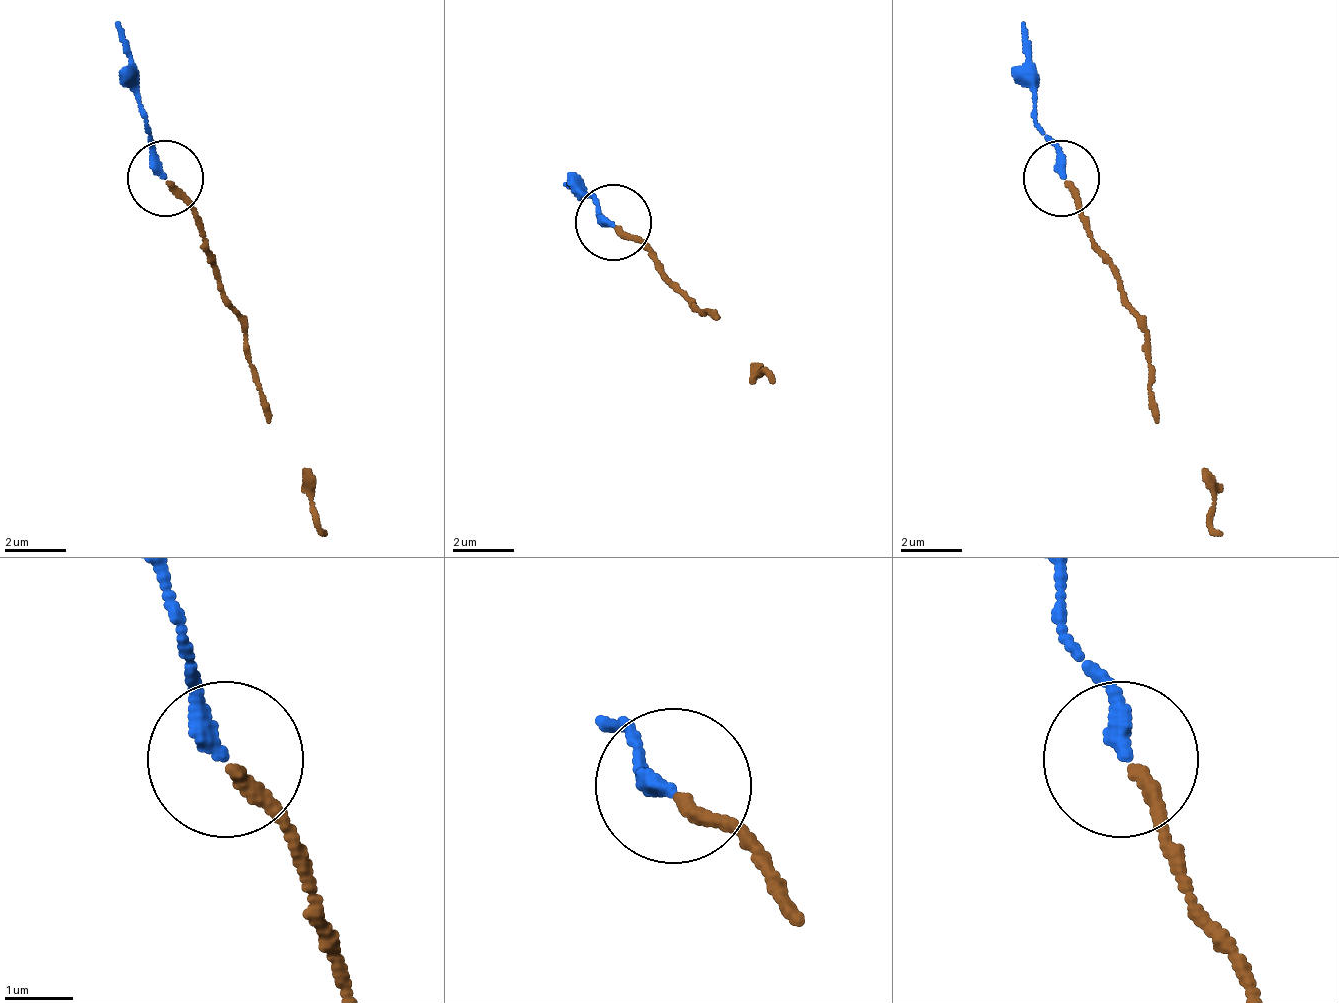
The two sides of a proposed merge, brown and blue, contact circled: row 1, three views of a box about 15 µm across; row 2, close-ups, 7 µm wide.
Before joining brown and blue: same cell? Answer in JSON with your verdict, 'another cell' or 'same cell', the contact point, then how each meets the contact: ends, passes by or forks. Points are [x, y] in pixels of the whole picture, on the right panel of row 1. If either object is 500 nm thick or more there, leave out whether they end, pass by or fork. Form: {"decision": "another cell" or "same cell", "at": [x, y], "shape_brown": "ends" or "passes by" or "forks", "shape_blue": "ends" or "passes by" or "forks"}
{"decision": "same cell", "at": [1061, 178], "shape_brown": "ends", "shape_blue": "ends"}

